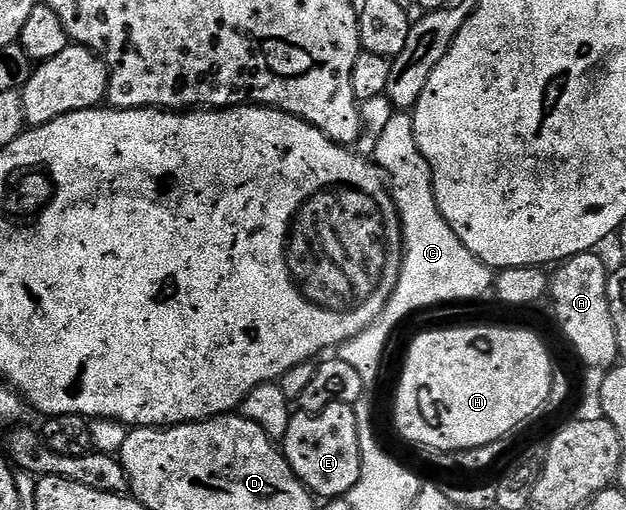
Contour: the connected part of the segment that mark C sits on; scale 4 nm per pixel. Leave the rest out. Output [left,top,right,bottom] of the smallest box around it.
[336,112,493,366]

